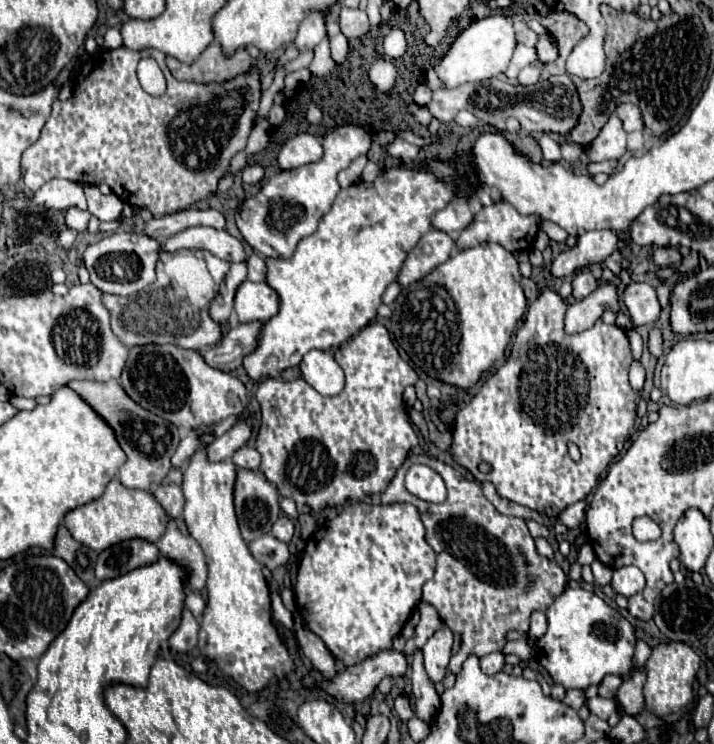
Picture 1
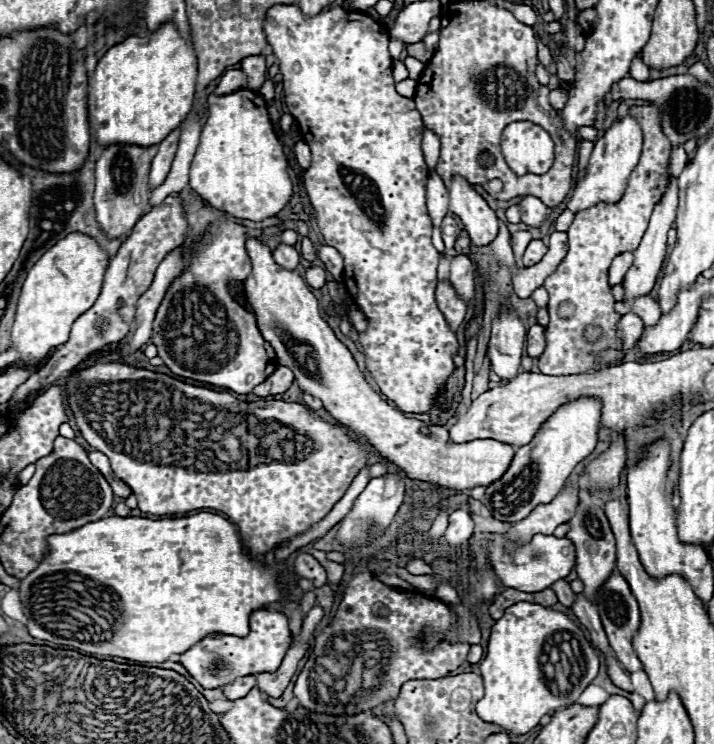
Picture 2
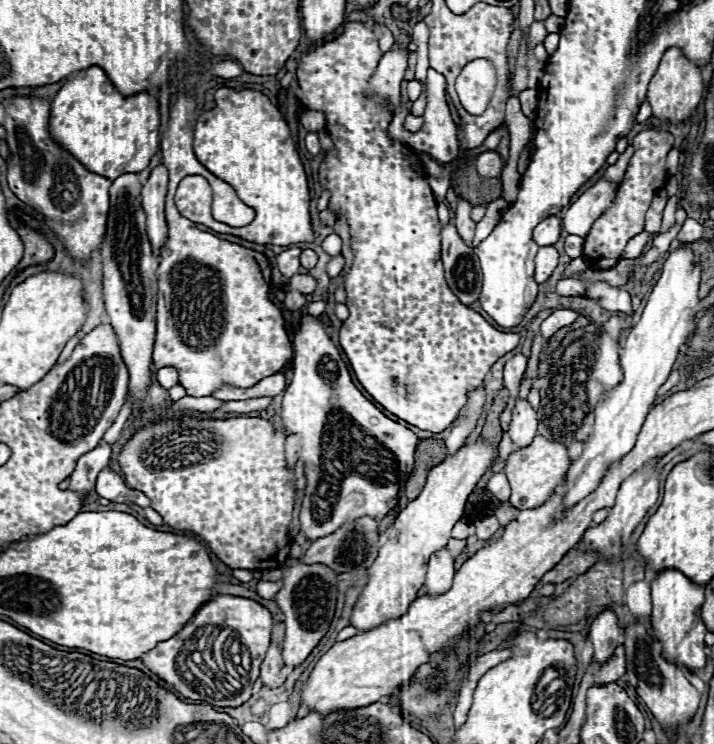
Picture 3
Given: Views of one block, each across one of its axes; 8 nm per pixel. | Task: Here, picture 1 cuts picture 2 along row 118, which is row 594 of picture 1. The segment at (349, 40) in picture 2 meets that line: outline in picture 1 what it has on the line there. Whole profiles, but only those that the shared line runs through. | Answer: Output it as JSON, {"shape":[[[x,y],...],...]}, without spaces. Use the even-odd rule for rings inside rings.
{"shape":[[[412,504],[346,506],[334,520],[318,528],[306,542],[304,556],[296,578],[296,602],[308,624],[318,634],[334,658],[344,666],[360,664],[362,660],[392,648],[394,636],[398,636],[416,610],[422,598],[422,586],[434,576],[434,550],[426,544],[426,528],[418,516],[418,508]]]}

